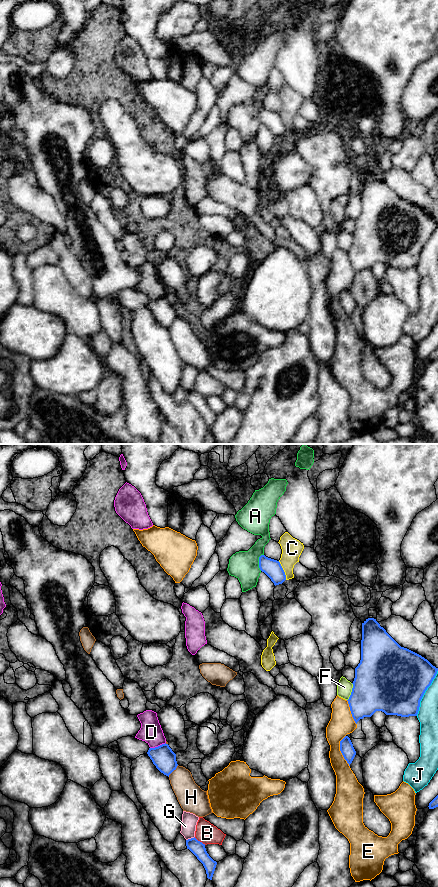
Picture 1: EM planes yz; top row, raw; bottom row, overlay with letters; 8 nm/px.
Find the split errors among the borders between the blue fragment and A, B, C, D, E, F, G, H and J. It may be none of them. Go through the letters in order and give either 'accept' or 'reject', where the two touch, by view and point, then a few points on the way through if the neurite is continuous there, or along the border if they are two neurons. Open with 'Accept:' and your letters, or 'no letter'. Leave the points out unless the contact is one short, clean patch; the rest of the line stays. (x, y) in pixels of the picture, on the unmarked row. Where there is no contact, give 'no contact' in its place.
Accept: no letter
A: reject | yz (259, 114)
B: reject | yz (199, 393)
C: reject | yz (283, 122)
D: reject | yz (158, 298) | along yz (165, 294), (150, 300)
E: reject | yz (340, 302)
F: reject | yz (351, 244)
G: reject | yz (191, 390)
H: reject | yz (173, 322)
J: reject | yz (424, 244)

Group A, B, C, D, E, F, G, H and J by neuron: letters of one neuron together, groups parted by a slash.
A / B / C / D / E / F / G / H / J

